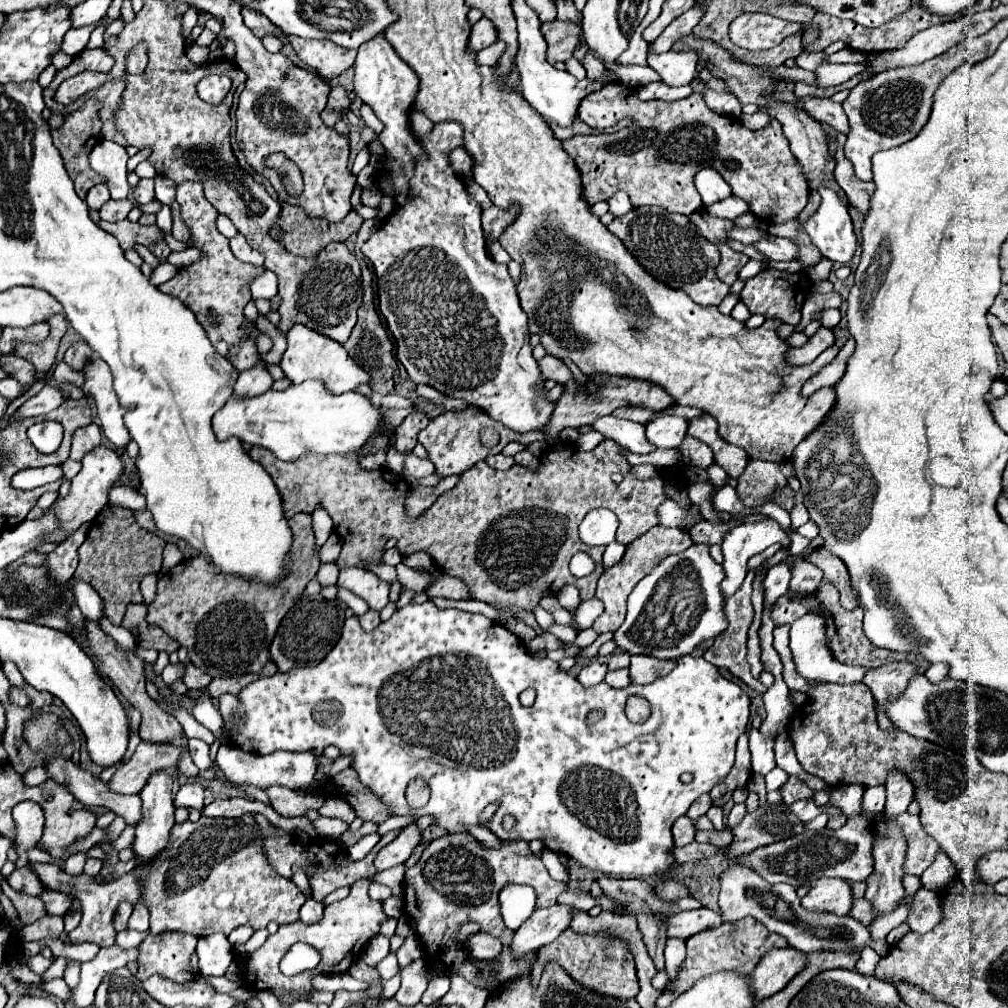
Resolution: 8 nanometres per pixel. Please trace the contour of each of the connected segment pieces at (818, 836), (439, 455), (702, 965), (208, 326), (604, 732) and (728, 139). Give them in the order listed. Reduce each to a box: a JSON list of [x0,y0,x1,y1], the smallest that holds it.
[[732,817,874,887],[418,405,544,477],[676,917,788,993],[158,181,264,357],[232,601,750,877],[562,83,808,223]]

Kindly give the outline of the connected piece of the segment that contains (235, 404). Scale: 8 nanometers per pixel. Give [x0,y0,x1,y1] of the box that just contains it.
[212,381,384,461]

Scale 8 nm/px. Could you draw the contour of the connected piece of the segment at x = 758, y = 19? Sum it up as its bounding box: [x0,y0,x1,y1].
[730,13,800,49]

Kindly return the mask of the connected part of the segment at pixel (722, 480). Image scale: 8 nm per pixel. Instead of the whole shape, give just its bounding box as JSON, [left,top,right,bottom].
[706,463,728,487]

